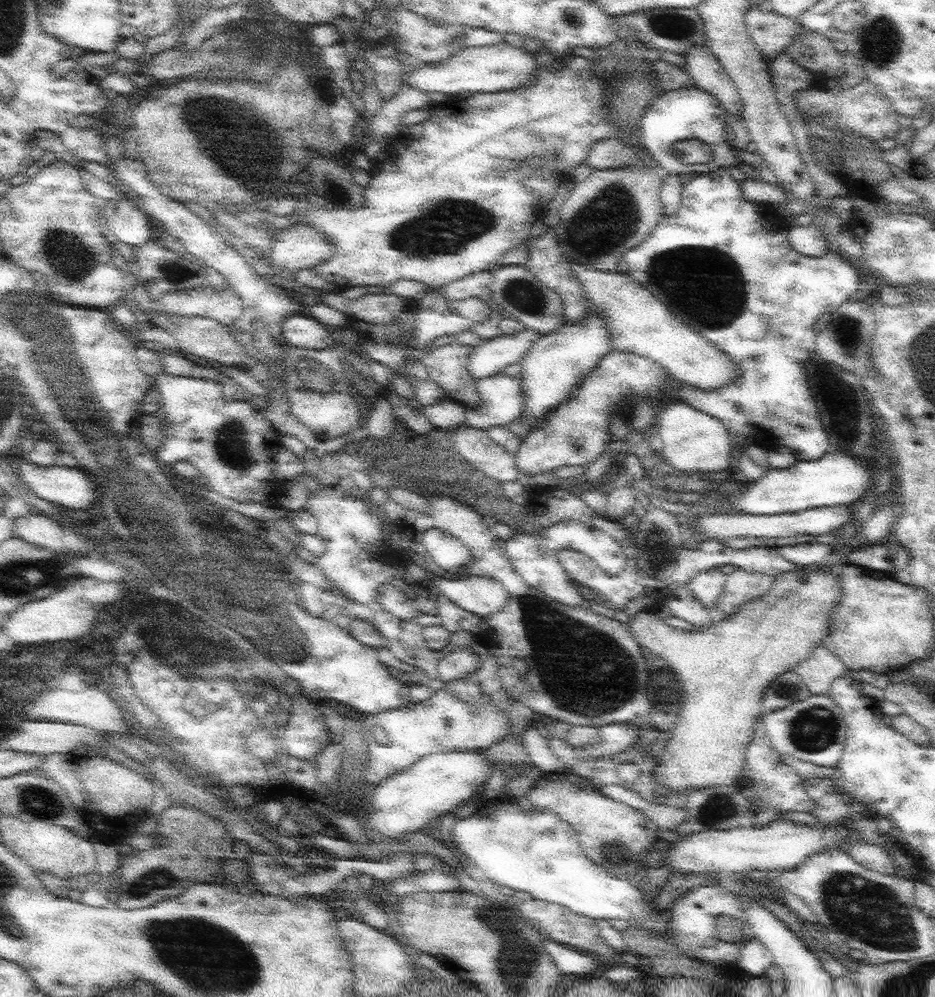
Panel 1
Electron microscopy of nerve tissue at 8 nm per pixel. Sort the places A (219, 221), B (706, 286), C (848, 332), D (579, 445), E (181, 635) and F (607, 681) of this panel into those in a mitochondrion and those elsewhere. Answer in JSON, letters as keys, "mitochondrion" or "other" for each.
{"A":"other","B":"mitochondrion","C":"mitochondrion","D":"mitochondrion","E":"mitochondrion","F":"mitochondrion"}

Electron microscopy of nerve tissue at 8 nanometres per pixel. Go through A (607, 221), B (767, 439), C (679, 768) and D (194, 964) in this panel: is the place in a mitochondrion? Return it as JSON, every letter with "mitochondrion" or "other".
{"A":"mitochondrion","B":"other","C":"other","D":"mitochondrion"}

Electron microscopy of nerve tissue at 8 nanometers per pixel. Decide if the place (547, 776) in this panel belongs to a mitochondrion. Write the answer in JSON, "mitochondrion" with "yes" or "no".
{"mitochondrion":"no"}

